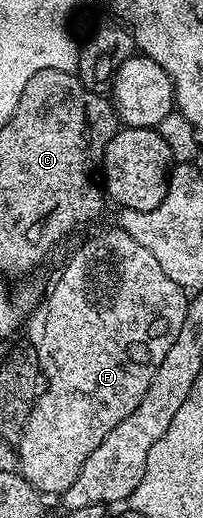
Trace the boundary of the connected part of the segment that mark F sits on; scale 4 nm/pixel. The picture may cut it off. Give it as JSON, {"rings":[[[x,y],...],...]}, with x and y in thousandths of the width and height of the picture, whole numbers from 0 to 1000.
{"rings":[[[547,436],[369,483],[217,579],[227,612],[207,618],[207,643],[177,654],[217,747],[118,822],[108,849],[79,859],[84,902],[172,952],[325,950],[374,931],[374,915],[394,915],[394,900],[433,892],[453,869],[690,784],[749,722],[768,722],[857,649],[906,629],[921,585],[921,558],[847,544],[734,483],[709,483],[670,459],[576,436]]]}

